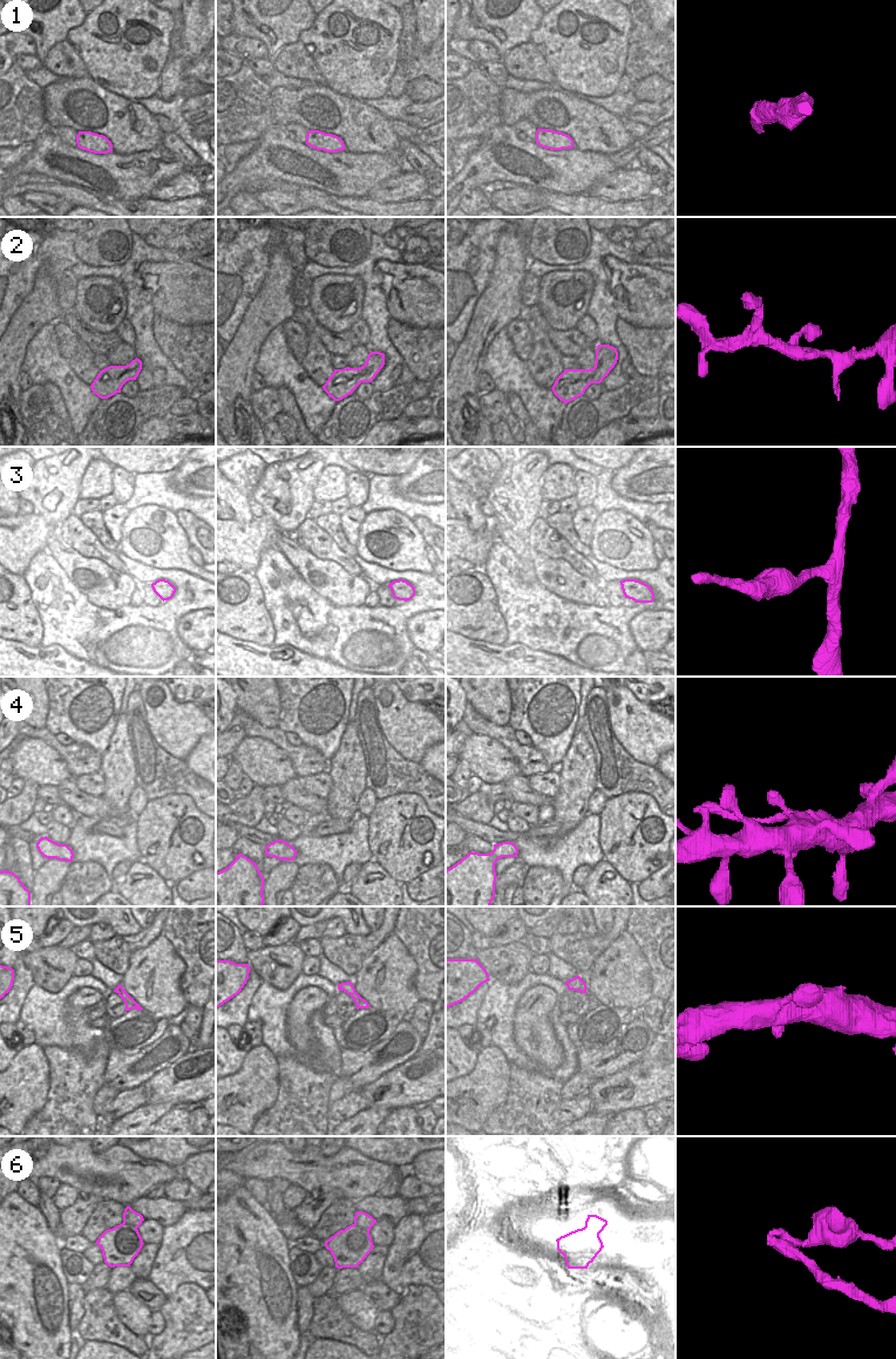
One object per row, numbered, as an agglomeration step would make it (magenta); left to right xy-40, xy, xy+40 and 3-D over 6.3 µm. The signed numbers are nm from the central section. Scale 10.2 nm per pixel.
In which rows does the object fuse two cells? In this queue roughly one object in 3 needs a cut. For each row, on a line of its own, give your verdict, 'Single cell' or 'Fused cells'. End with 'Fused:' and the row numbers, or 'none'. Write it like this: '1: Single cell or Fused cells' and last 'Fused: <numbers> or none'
1: Single cell
2: Single cell
3: Single cell
4: Fused cells
5: Single cell
6: Fused cells
Fused: 4, 6

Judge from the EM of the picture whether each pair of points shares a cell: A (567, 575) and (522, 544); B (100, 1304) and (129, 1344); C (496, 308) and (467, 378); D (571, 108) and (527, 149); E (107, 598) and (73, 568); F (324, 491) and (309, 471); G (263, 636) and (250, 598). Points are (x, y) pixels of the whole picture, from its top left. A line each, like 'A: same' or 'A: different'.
A: same
B: same
C: same
D: different
E: same
F: different
G: same

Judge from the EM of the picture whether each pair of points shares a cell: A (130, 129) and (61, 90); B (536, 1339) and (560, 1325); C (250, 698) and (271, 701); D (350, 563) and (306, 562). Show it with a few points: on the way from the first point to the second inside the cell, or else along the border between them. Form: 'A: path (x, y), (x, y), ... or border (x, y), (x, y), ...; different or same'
A: path (113, 116), (107, 116), (100, 110), (79, 103); same
B: border (541, 1332), (550, 1337); different
C: path (255, 698), (266, 701); same
D: border (312, 554), (361, 576); different

